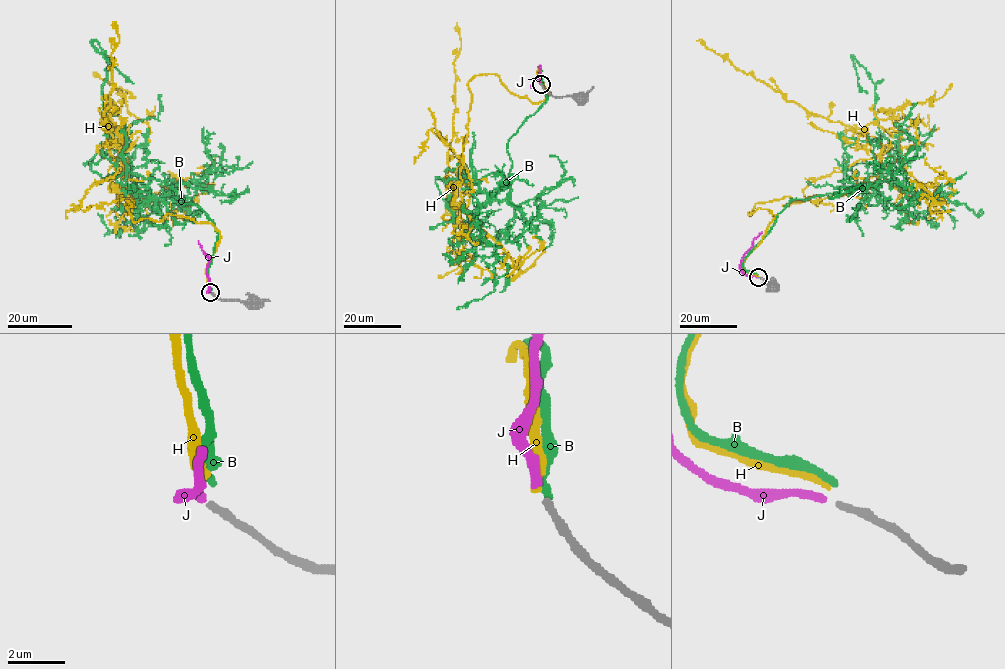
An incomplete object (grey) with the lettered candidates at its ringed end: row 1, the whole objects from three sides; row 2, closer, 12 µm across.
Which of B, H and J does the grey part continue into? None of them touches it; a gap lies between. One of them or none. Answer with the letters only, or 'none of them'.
J

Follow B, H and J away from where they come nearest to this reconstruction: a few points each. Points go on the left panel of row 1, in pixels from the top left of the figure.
B: (210, 291), (213, 222), (161, 181), (91, 169), (110, 139), (108, 57), (95, 40), (133, 83)
H: (209, 291), (219, 232), (167, 213), (134, 222), (111, 182), (119, 148), (101, 125), (113, 23)
J: (209, 292), (209, 258), (198, 241)

